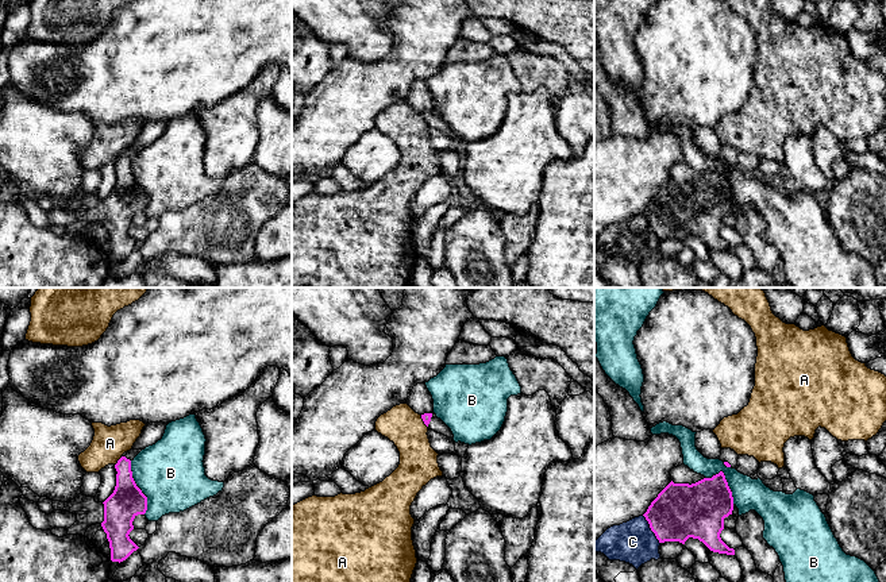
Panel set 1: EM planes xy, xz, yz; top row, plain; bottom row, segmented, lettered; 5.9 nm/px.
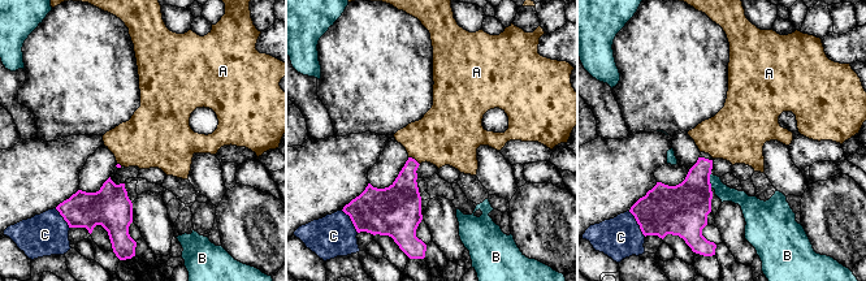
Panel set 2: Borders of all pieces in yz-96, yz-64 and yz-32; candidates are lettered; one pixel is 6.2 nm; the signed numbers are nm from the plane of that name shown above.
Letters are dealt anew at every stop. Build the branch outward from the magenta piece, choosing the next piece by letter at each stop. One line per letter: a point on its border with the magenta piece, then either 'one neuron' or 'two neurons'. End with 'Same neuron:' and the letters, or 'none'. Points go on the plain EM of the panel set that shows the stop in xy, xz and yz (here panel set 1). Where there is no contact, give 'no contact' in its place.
A: meets magenta in xy at (118, 158); two neurons
B: meets magenta in xy at (138, 185); two neurons
C: meets magenta in yz at (651, 227); two neurons
Same neuron: none

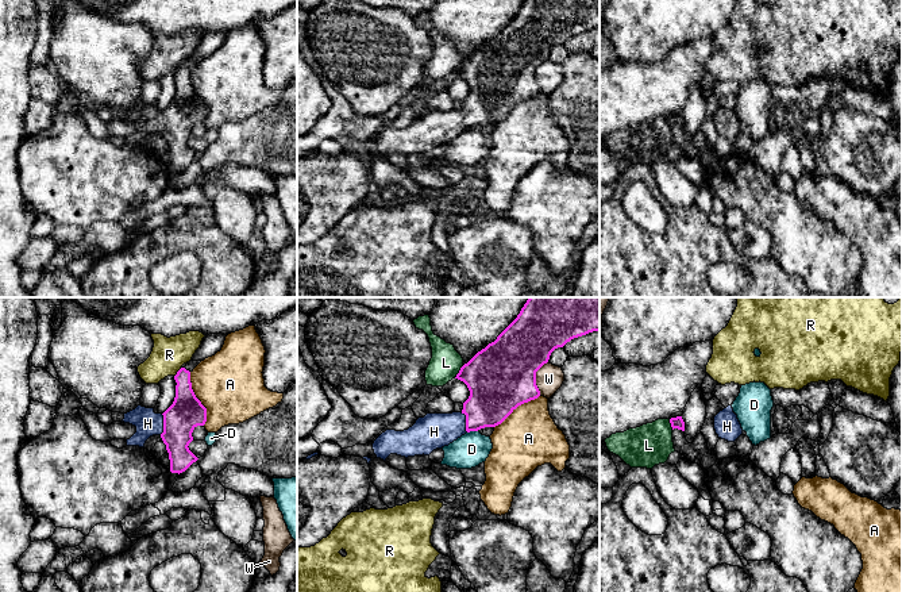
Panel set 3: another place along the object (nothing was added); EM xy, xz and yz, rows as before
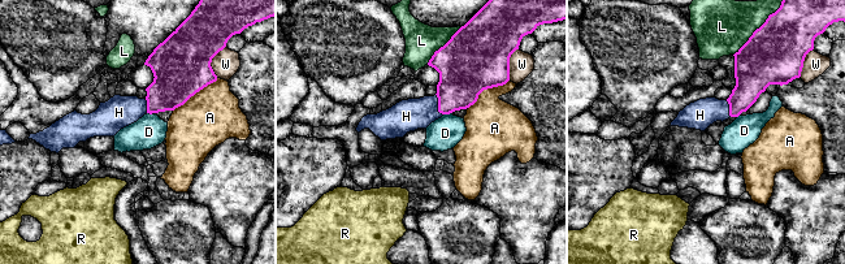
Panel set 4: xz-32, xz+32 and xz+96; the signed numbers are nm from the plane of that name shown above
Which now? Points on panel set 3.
A: meets magenta in xy at (197, 96); two neurons
D: meets magenta in xz at (471, 127); two neurons
H: meets magenta in xy at (164, 122); one neuron
L: meets magenta in xz at (459, 68); two neurons
R: meets magenta in xy at (177, 69); two neurons
W: meets magenta in xz at (535, 76); two neurons
Same neuron: H

